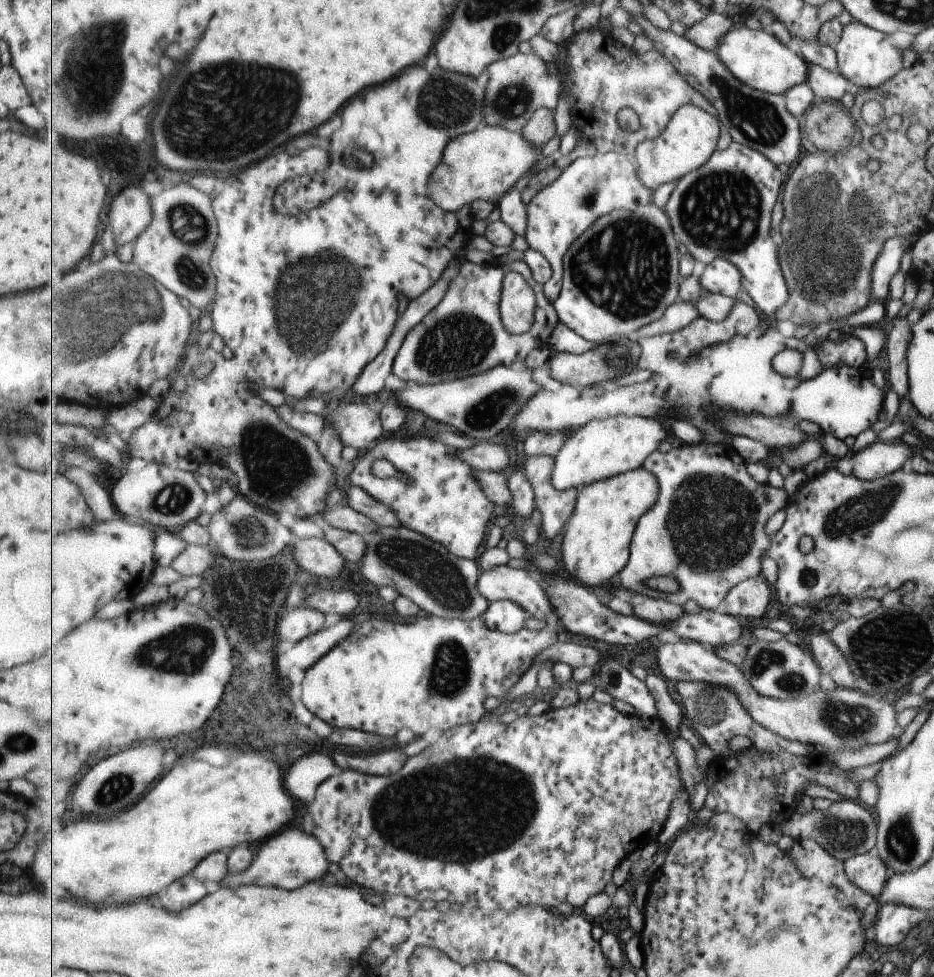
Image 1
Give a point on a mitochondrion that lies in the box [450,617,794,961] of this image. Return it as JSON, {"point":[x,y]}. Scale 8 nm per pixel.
{"point":[515,802]}

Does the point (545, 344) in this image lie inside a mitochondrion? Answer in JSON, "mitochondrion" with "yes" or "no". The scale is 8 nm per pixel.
{"mitochondrion":"no"}

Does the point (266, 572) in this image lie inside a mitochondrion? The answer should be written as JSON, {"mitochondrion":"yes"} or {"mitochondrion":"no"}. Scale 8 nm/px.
{"mitochondrion":"yes"}

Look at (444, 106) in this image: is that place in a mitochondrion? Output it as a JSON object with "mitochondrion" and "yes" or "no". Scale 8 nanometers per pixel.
{"mitochondrion":"yes"}

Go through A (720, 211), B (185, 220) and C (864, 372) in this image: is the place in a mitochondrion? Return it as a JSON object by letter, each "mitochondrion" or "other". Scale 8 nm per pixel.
{"A":"mitochondrion","B":"mitochondrion","C":"other"}

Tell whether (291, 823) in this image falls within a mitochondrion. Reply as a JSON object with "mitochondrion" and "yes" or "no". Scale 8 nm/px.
{"mitochondrion":"no"}

